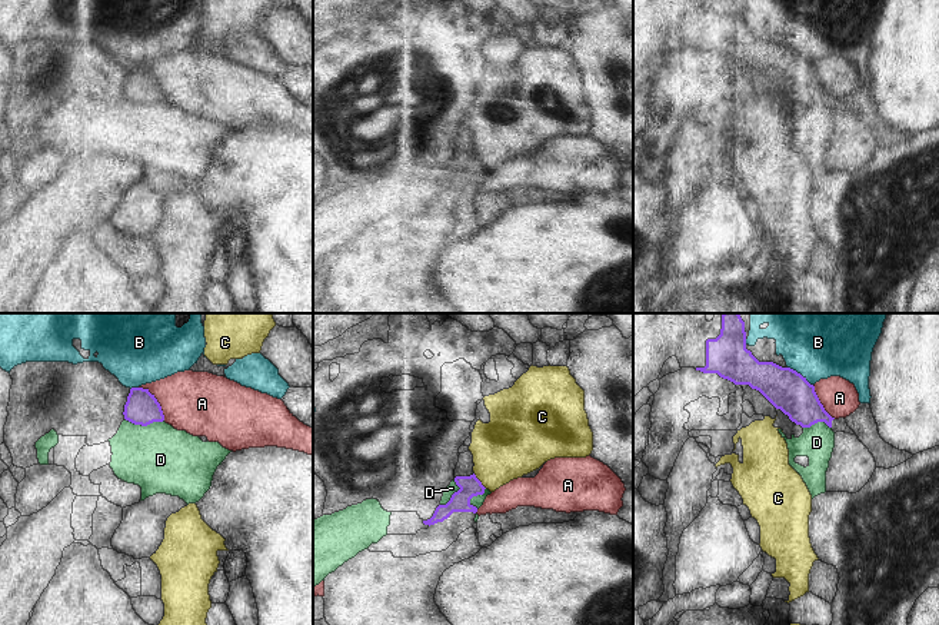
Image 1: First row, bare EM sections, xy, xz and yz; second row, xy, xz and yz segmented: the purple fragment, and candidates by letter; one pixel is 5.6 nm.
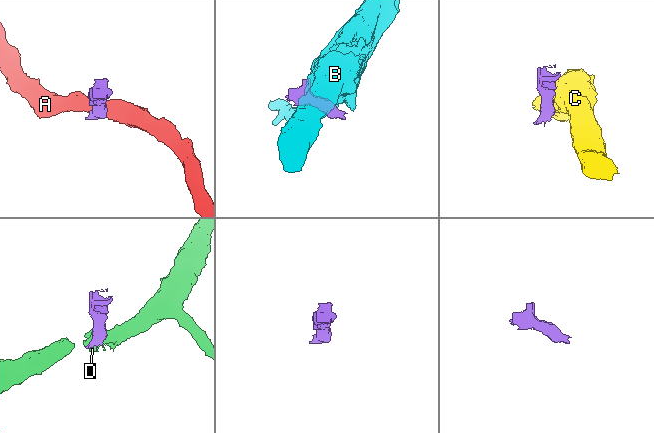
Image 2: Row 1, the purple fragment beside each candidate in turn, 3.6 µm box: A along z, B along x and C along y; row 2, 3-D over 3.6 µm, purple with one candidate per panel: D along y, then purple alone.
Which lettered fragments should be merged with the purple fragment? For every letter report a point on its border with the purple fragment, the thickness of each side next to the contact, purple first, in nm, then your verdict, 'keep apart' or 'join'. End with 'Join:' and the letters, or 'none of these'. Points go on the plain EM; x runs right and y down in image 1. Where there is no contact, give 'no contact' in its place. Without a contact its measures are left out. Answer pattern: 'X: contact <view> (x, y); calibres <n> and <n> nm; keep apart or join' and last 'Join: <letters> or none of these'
A: contact xy (156, 80); calibres 190 and 360 nm; keep apart
B: contact yz (799, 53); calibres 240 and 340 nm; keep apart
C: contact xz (479, 160); calibres 120 and 360 nm; keep apart
D: contact xy (145, 105); calibres 190 and 380 nm; keep apart
Join: none of these

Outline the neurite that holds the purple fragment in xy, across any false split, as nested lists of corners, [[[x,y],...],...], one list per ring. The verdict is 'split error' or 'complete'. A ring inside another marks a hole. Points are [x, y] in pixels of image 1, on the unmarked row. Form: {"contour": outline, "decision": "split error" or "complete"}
{"contour": [[[143,67],[130,69],[123,94],[126,100],[141,106],[164,100],[160,83],[149,69]]], "decision": "complete"}

